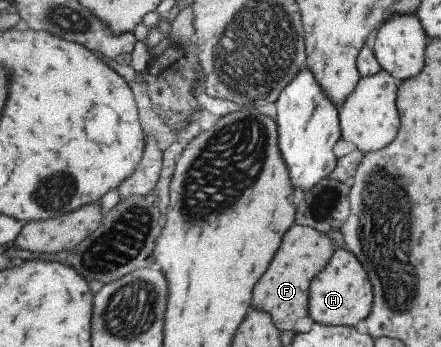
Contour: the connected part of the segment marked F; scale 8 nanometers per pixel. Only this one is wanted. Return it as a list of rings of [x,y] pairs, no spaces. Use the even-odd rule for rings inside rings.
[[[297,224],[290,227],[287,239],[283,239],[283,247],[279,247],[279,255],[275,255],[267,275],[263,275],[259,287],[255,287],[255,309],[267,311],[275,319],[279,331],[291,331],[297,319],[307,315],[308,287],[313,277],[327,265],[331,253],[331,241],[323,232]]]

